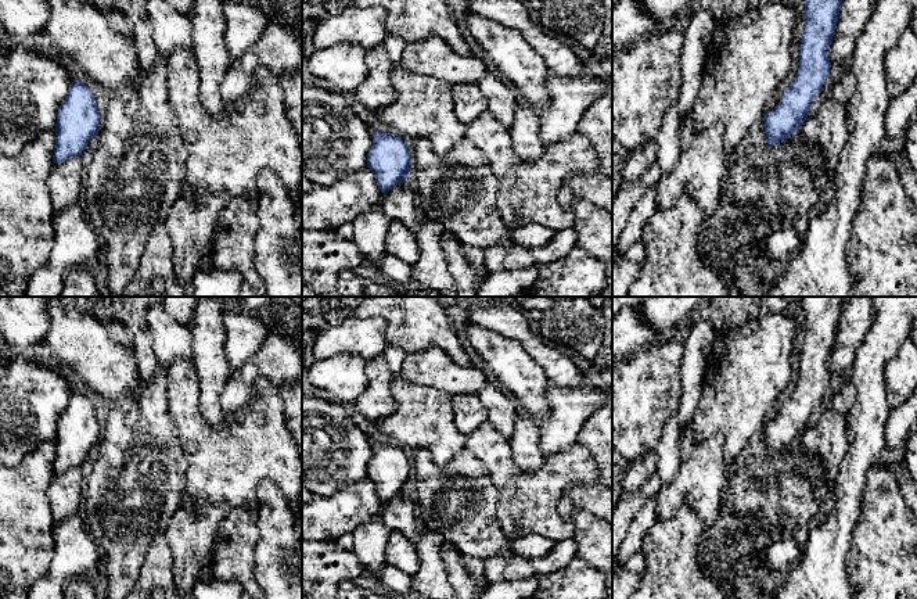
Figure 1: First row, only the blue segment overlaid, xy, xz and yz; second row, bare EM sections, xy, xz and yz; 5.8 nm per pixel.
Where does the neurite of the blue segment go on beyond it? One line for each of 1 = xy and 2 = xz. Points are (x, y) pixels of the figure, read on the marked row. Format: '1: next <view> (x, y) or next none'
1: next none
2: next none

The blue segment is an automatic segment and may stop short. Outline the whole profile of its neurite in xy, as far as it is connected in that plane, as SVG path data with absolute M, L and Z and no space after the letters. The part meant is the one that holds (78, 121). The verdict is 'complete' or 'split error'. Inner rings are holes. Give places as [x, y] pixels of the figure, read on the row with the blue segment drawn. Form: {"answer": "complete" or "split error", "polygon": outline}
{"answer": "complete", "polygon": "M73 80L61 103L55 123L54 164L80 157L89 141L97 136L101 118L93 93L80 80Z"}

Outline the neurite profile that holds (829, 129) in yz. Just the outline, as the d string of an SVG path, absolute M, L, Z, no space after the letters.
M827 98L816 114L803 122L799 132L808 147L817 146L821 150L819 159L823 162L824 179L830 180L849 137L848 107Z

